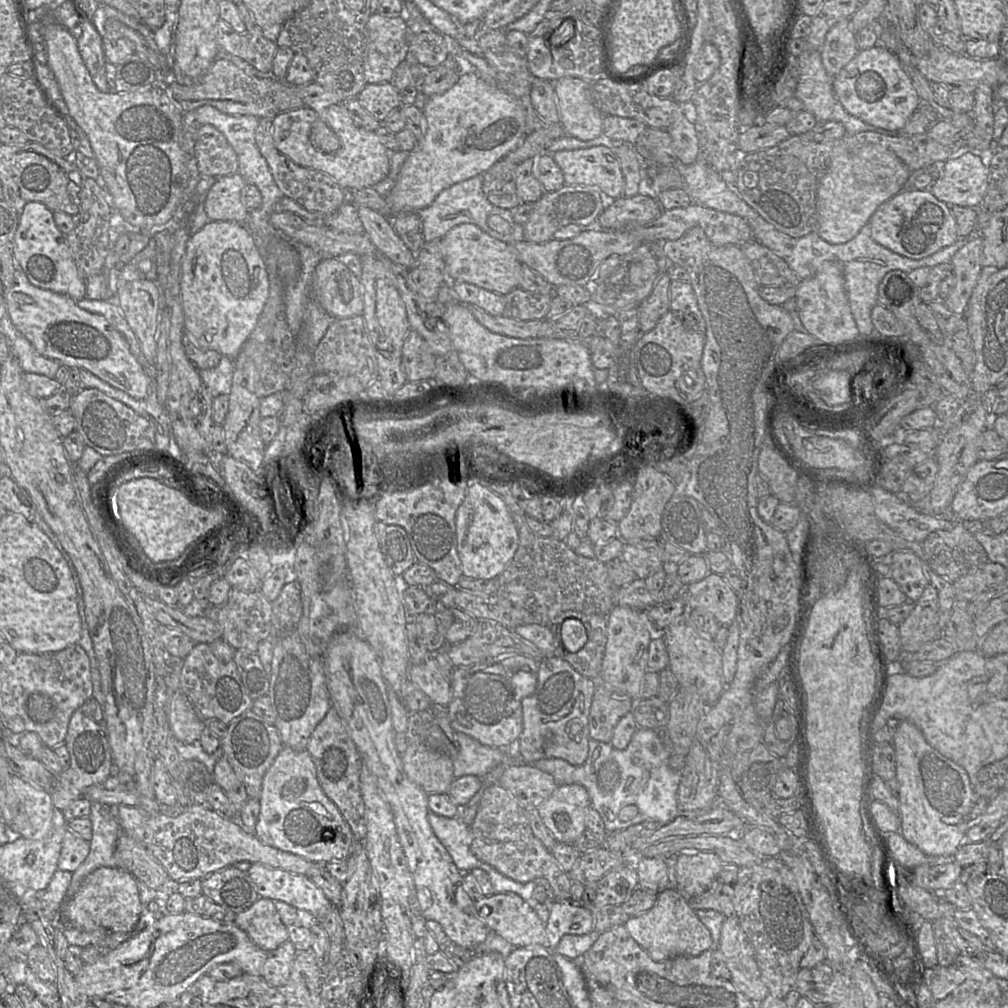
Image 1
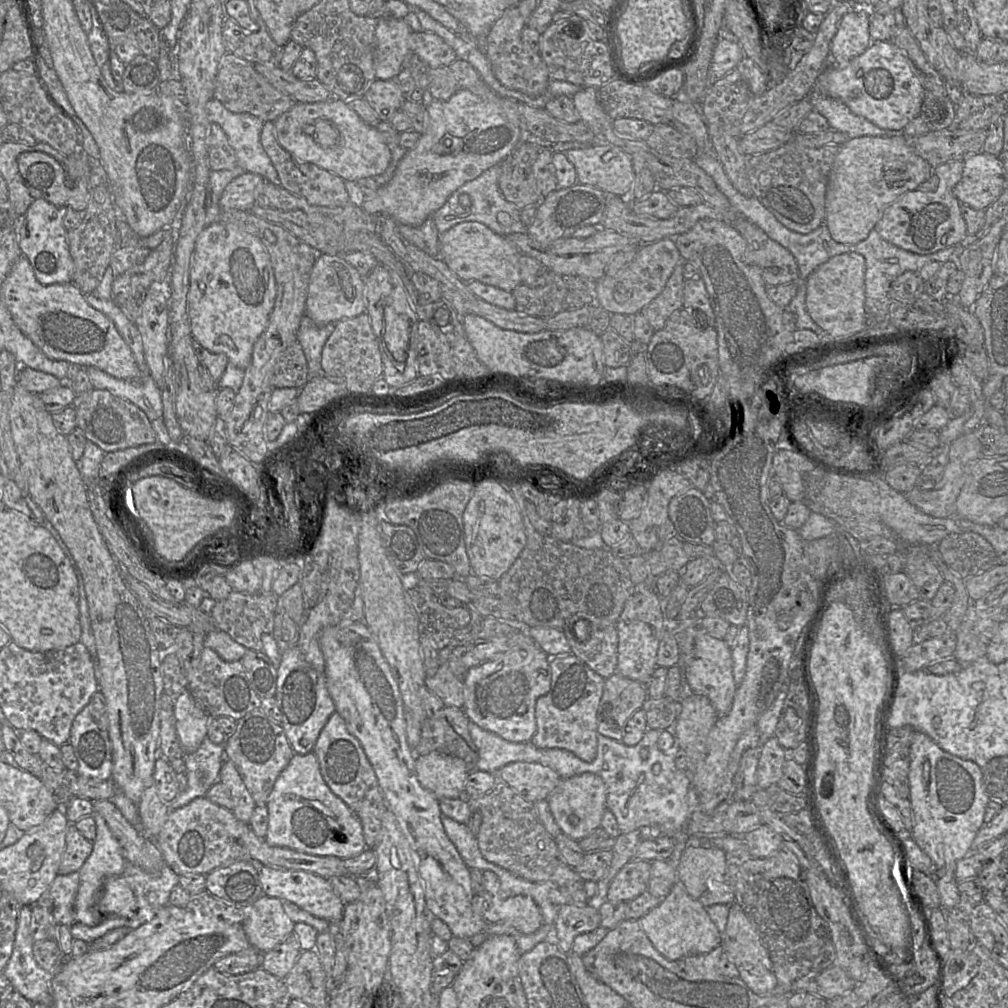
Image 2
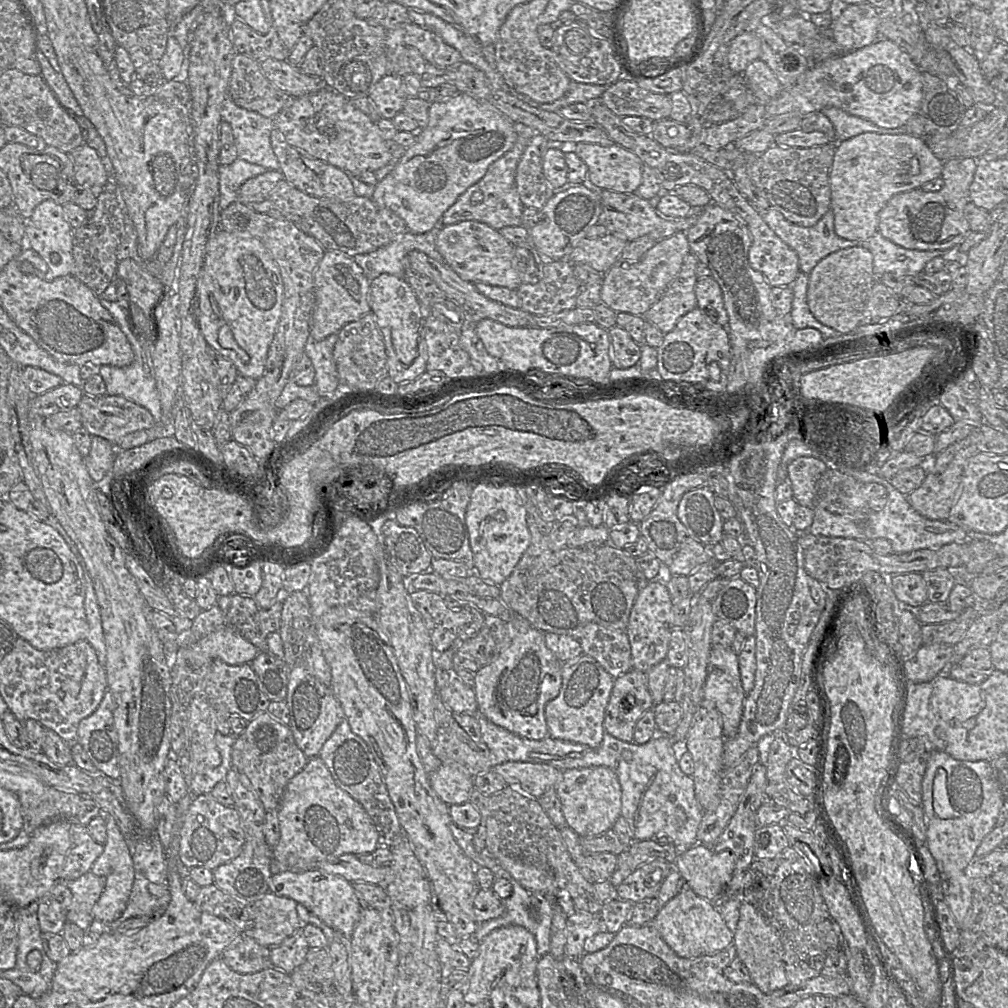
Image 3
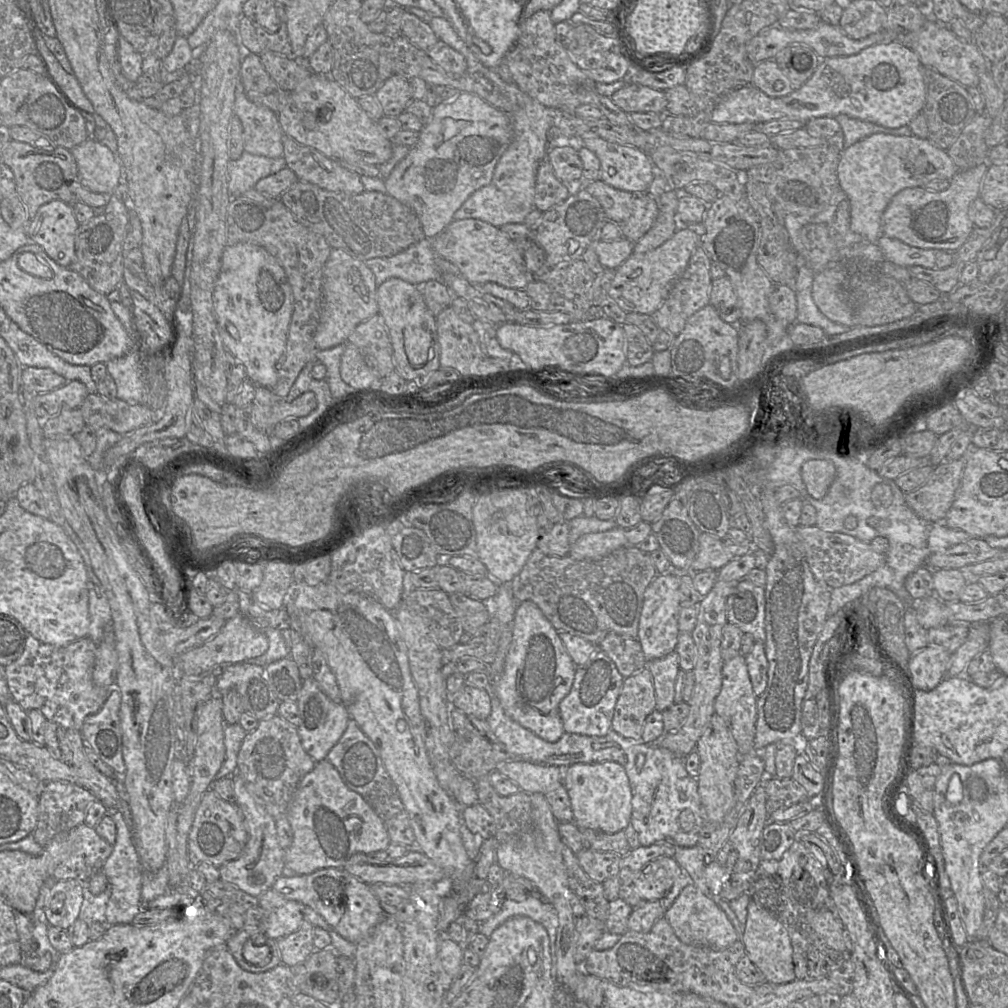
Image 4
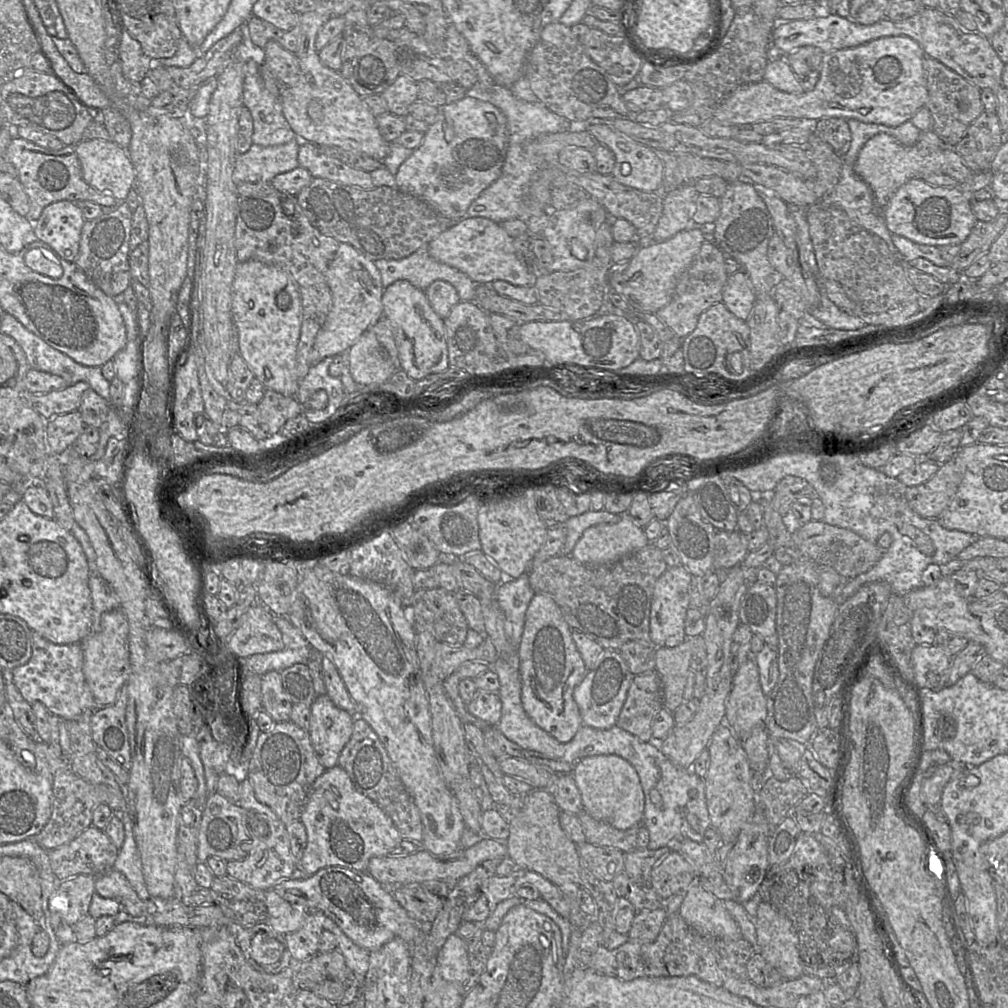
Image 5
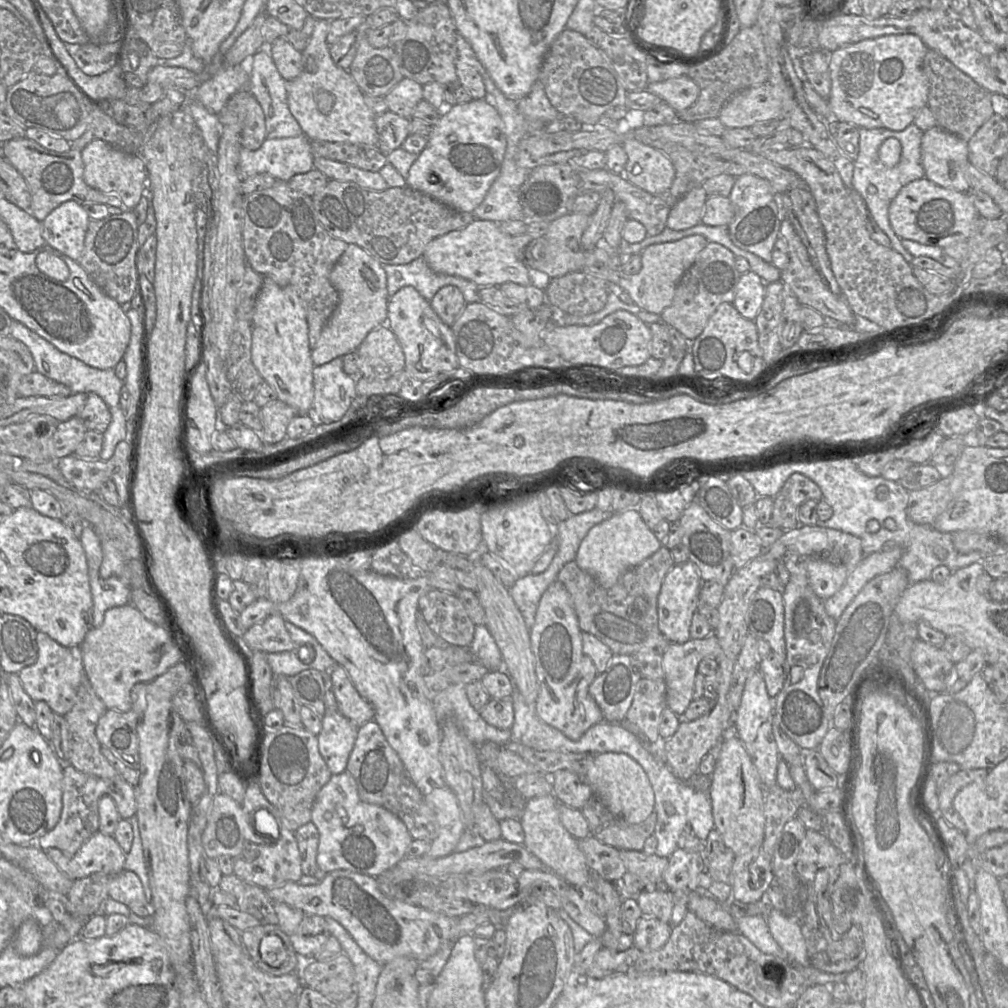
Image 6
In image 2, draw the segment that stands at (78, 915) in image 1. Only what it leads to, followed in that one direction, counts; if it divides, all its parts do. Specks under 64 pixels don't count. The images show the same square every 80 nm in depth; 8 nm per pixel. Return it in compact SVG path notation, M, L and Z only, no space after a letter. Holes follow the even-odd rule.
M123 875L112 876L104 881L98 908L104 917L133 918L136 915L137 901Z

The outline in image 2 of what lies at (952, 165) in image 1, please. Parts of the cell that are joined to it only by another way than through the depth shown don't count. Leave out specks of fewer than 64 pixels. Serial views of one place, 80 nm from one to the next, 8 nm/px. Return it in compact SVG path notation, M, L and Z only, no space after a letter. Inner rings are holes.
M983 151L964 160L962 177L954 188L954 195L962 205L985 211L999 198L1003 185L1001 161L998 156Z

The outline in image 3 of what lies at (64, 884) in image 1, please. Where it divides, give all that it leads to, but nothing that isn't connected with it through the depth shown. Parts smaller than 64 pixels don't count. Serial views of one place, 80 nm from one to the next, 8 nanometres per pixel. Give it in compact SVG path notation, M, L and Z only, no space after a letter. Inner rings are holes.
M87 872L77 879L65 882L72 893L67 911L67 922L74 923L83 931L95 920L92 909L104 890L104 879Z

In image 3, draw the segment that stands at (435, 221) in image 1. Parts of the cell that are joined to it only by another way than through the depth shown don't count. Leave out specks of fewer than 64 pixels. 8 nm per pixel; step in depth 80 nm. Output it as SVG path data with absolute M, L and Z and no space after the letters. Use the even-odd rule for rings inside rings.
M515 123L518 138L514 146L489 166L481 180L470 186L443 214L440 225L452 225L461 221L475 220L500 231L507 226L522 226L525 206L517 192L515 175L518 162L535 131L528 126Z

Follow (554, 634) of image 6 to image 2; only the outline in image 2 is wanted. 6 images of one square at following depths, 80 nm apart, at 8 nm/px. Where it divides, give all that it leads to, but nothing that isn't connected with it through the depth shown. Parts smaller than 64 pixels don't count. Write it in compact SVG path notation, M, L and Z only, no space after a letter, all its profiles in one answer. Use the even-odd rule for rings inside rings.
M538 646L512 650L469 668L462 679L462 711L471 723L513 743L530 742L537 731L535 706L551 684L550 657Z

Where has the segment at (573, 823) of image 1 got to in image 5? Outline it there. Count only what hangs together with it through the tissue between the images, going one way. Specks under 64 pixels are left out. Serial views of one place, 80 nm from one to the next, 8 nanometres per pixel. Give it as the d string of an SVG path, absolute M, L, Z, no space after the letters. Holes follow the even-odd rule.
M613 754L588 756L578 761L571 775L580 791L582 808L592 818L620 830L641 824L643 790L637 771L627 760Z

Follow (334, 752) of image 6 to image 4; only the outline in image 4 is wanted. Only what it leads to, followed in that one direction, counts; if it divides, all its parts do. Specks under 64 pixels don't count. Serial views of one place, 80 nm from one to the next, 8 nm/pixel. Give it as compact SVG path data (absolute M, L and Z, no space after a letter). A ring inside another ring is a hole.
M313 678L303 680L296 704L300 717L297 731L303 749L315 762L325 760L347 728L350 720L347 709L342 703L331 700Z

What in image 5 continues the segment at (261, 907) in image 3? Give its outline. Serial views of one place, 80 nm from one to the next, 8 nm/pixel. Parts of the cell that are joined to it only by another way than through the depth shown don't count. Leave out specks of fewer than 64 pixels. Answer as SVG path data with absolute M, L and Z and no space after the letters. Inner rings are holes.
M273 890L265 894L267 907L266 923L277 933L286 936L297 931L306 917L306 910L282 898Z

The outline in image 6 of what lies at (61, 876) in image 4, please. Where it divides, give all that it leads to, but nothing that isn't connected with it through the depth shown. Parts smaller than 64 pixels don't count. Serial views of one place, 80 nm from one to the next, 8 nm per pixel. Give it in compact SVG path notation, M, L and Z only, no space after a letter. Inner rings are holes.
M98 831L71 857L58 848L49 848L47 856L72 880L94 873L114 875L124 869L126 854L111 835Z

